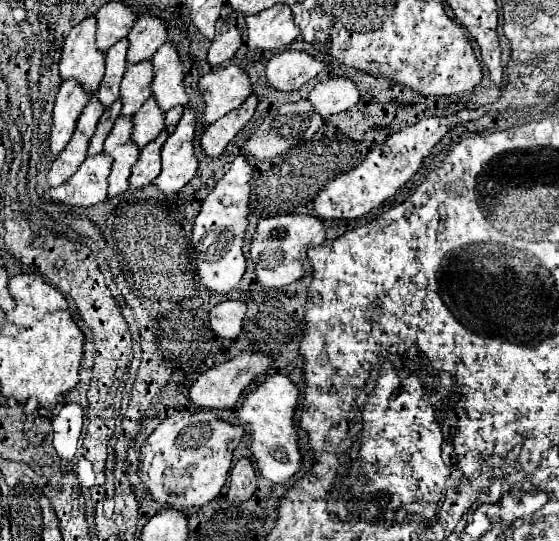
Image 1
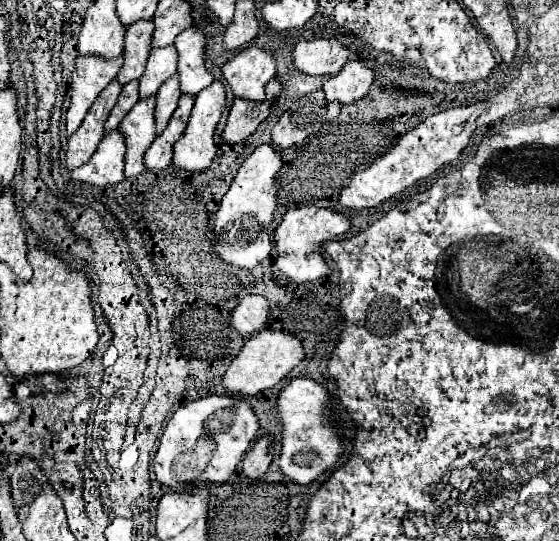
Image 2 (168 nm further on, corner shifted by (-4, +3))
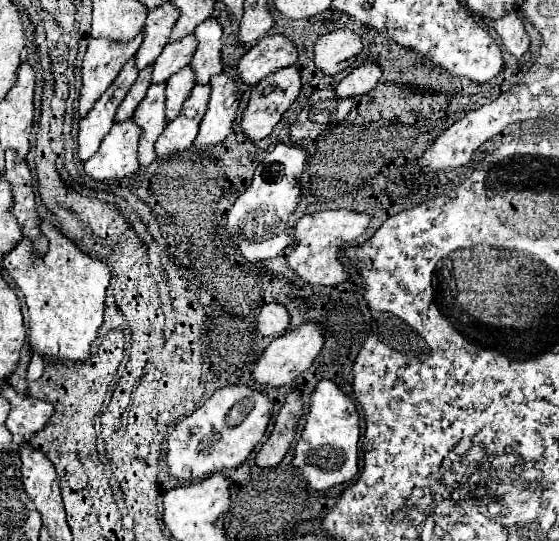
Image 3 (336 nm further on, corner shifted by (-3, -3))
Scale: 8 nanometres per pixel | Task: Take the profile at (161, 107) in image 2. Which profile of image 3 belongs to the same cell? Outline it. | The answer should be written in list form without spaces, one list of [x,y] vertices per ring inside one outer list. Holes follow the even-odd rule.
[[[185,66],[183,70],[179,70],[175,76],[171,76],[165,84],[165,116],[167,116],[167,122],[175,120],[181,112],[181,106],[183,102],[187,100],[187,96],[191,94],[195,86],[195,76],[191,72],[189,66]]]

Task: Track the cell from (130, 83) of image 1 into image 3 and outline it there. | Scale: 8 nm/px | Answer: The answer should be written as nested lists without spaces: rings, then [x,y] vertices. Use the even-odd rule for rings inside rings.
[[[193,34],[181,38],[179,42],[167,44],[153,64],[151,82],[153,84],[163,84],[163,82],[169,80],[169,76],[179,72],[183,66],[189,66],[191,56],[195,52],[195,46],[197,46],[197,40],[195,40]]]

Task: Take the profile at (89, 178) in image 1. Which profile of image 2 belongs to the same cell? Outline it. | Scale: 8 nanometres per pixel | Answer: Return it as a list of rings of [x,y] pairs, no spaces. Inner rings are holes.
[[[116,128],[104,134],[98,150],[86,164],[72,170],[72,180],[96,186],[118,184],[124,180],[124,154],[126,154],[126,142],[122,132]]]

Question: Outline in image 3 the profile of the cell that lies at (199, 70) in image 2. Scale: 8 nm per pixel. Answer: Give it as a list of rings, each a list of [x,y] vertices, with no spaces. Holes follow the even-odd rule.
[[[207,18],[195,28],[197,50],[191,60],[197,84],[207,84],[211,76],[221,72],[221,26],[215,18]]]

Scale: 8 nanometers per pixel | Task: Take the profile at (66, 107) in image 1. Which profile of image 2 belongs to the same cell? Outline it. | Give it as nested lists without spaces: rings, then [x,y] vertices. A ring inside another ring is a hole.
[[[78,56],[76,68],[72,74],[72,96],[70,96],[70,108],[66,112],[66,132],[72,136],[78,126],[82,124],[86,112],[94,104],[96,96],[116,78],[124,64],[124,58],[100,58],[100,56]]]

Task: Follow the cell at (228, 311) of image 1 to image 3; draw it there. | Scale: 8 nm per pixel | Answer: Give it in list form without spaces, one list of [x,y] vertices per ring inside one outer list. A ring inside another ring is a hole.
[[[265,304],[257,314],[255,330],[263,336],[279,336],[289,326],[289,312],[281,304]]]

